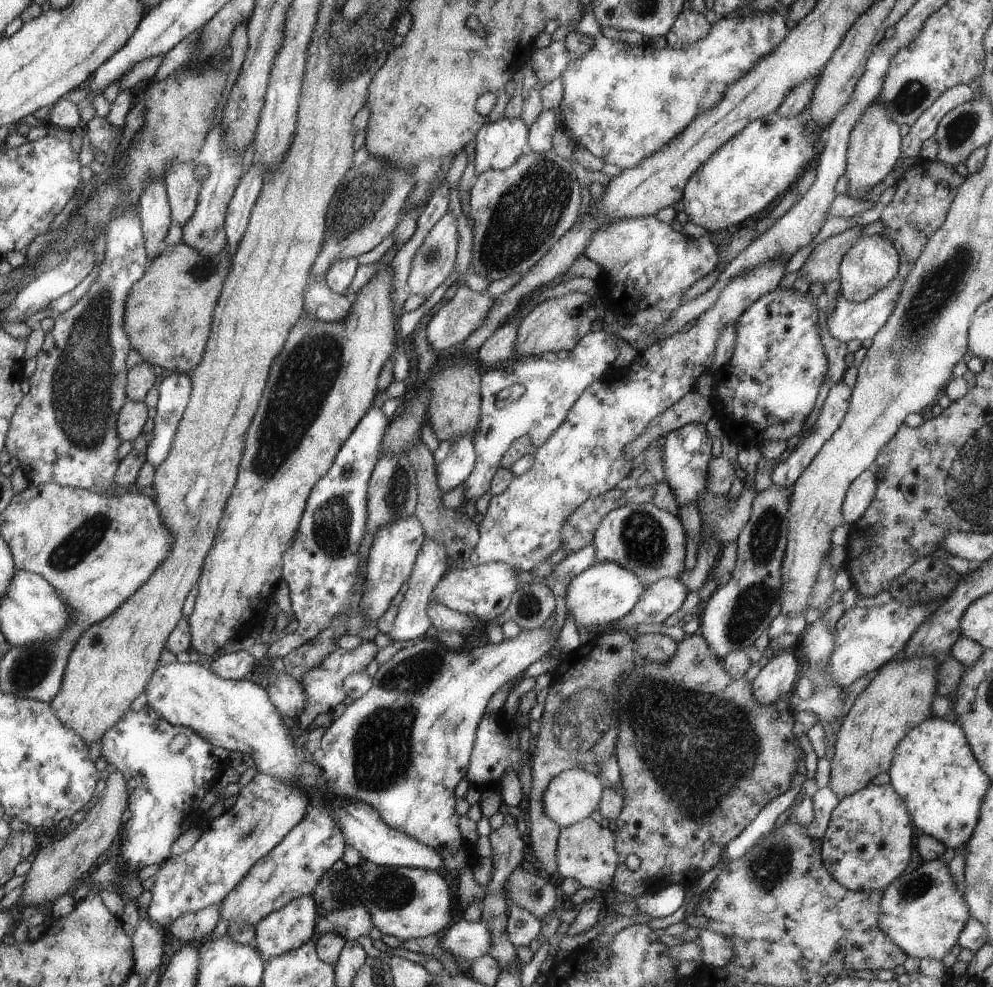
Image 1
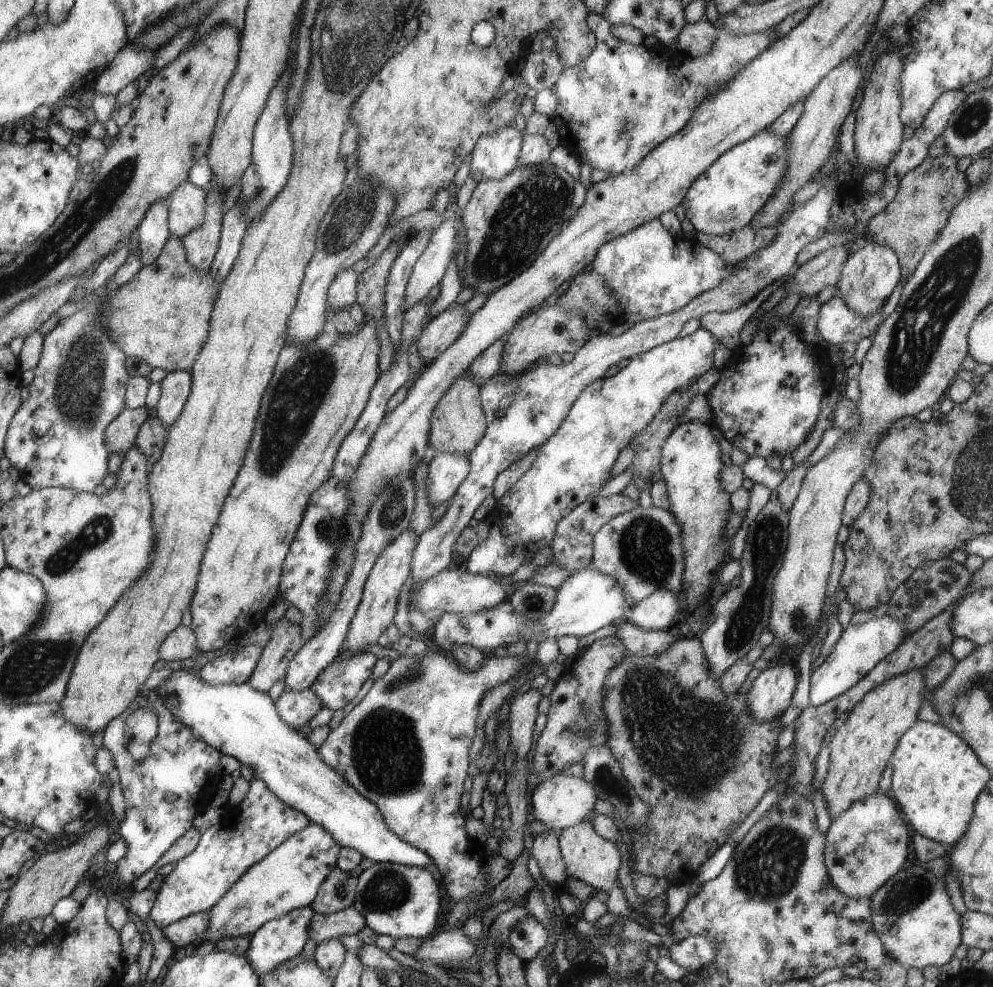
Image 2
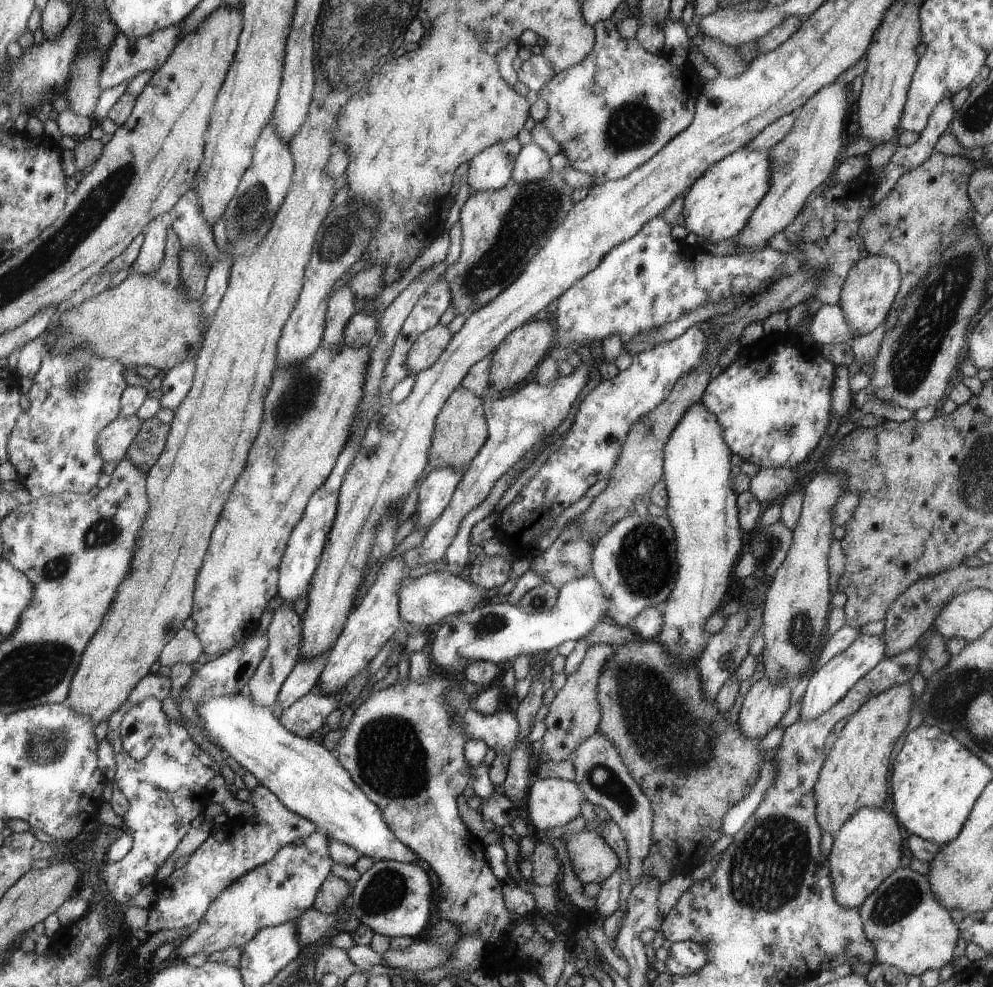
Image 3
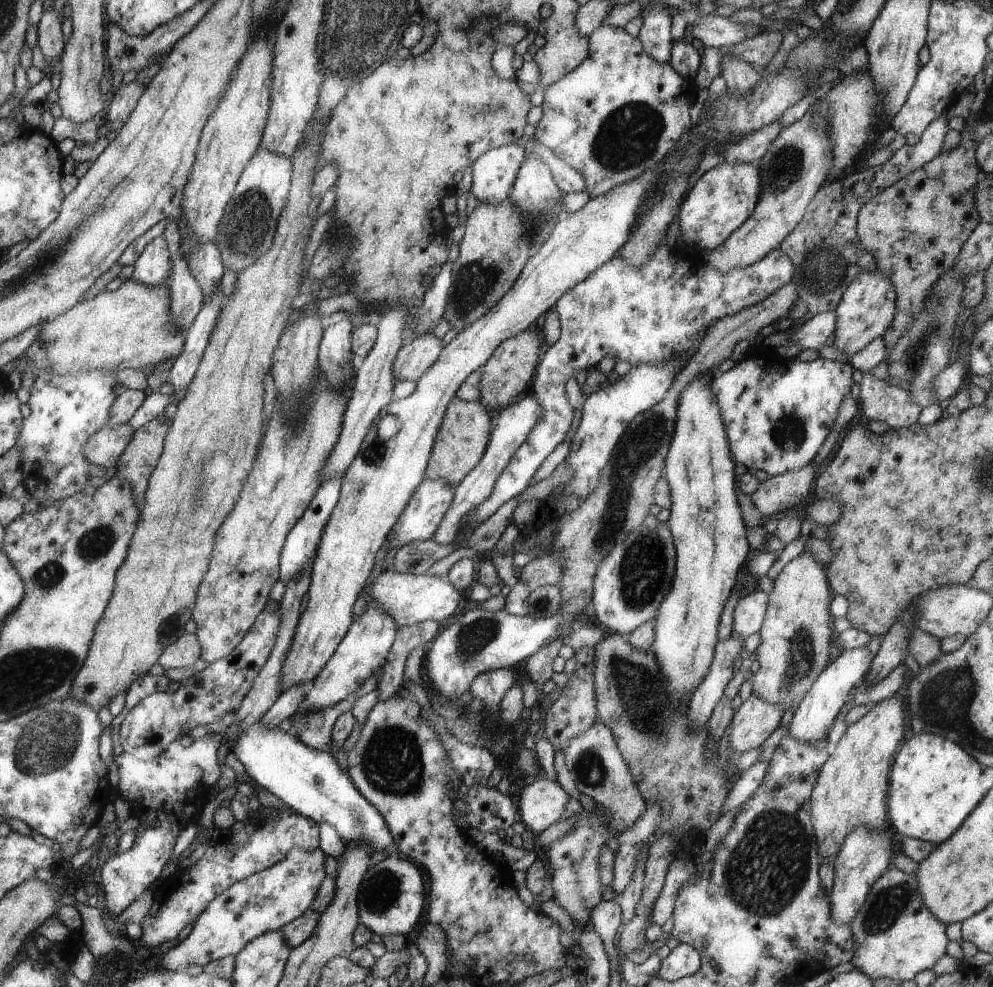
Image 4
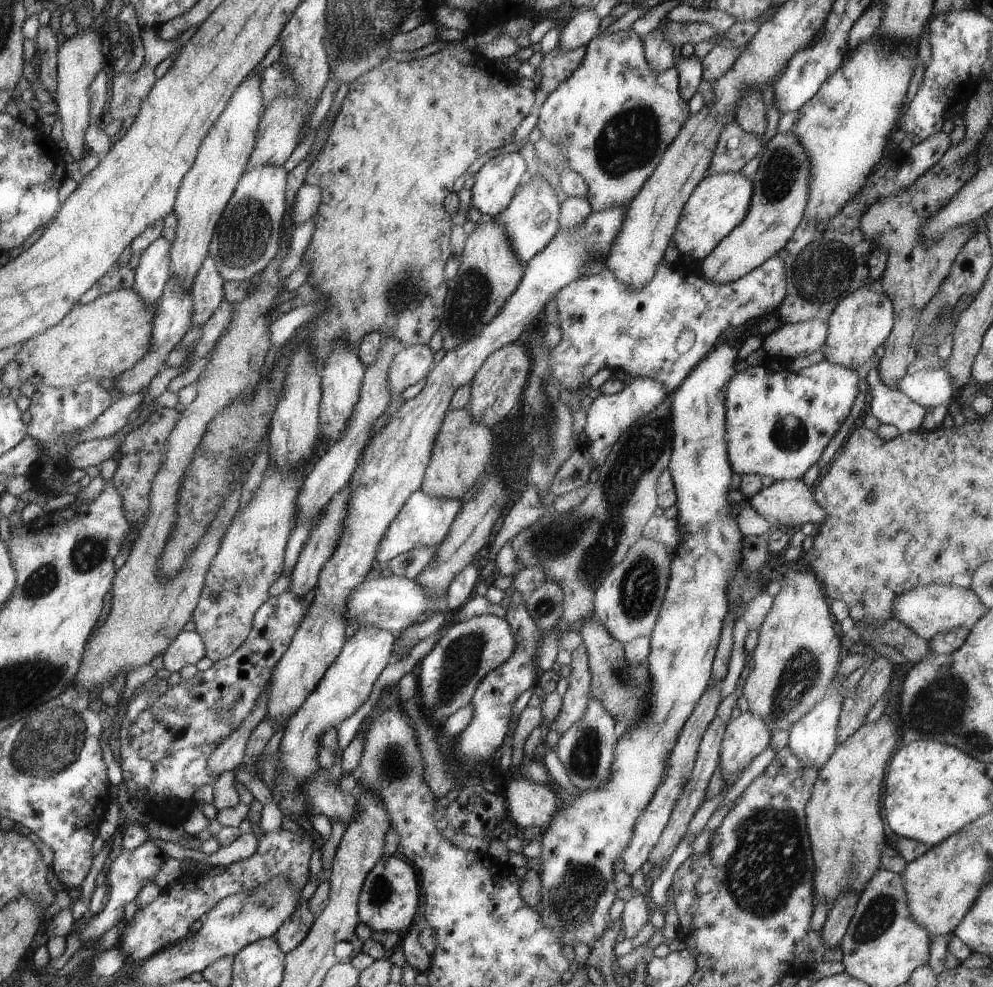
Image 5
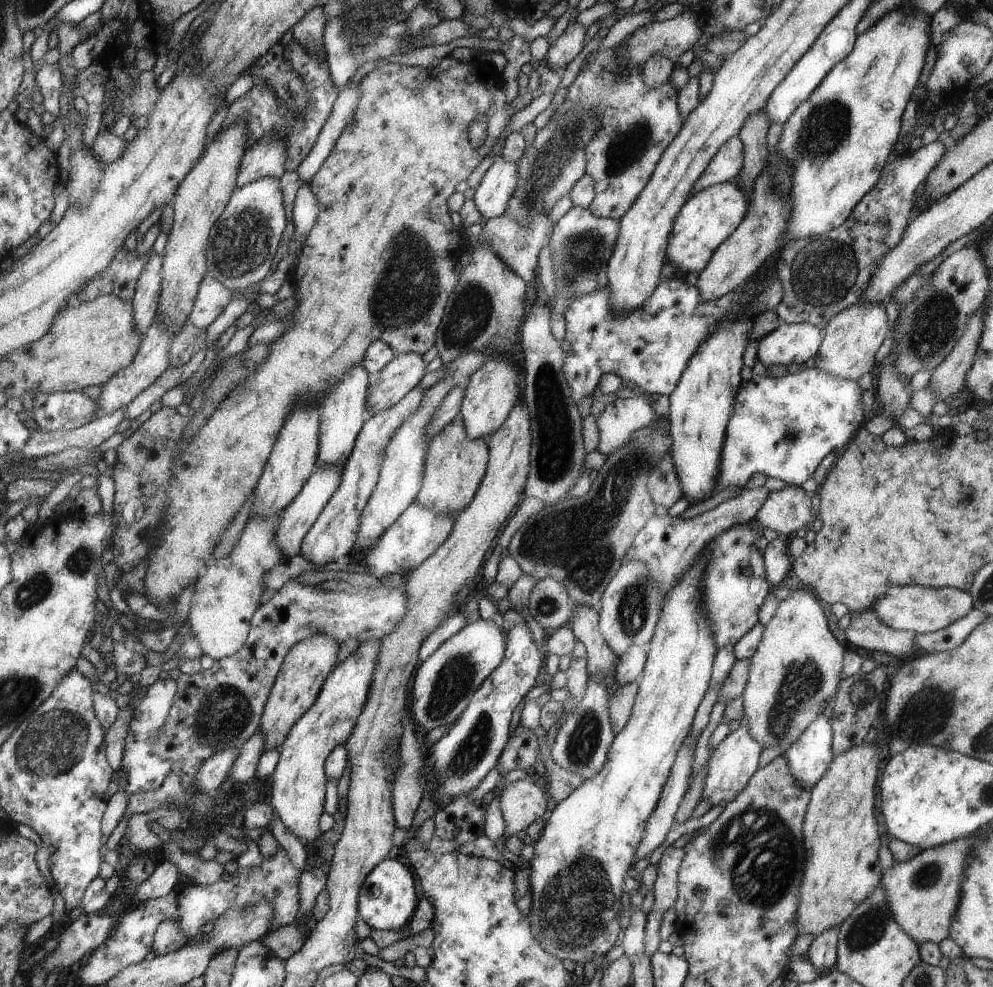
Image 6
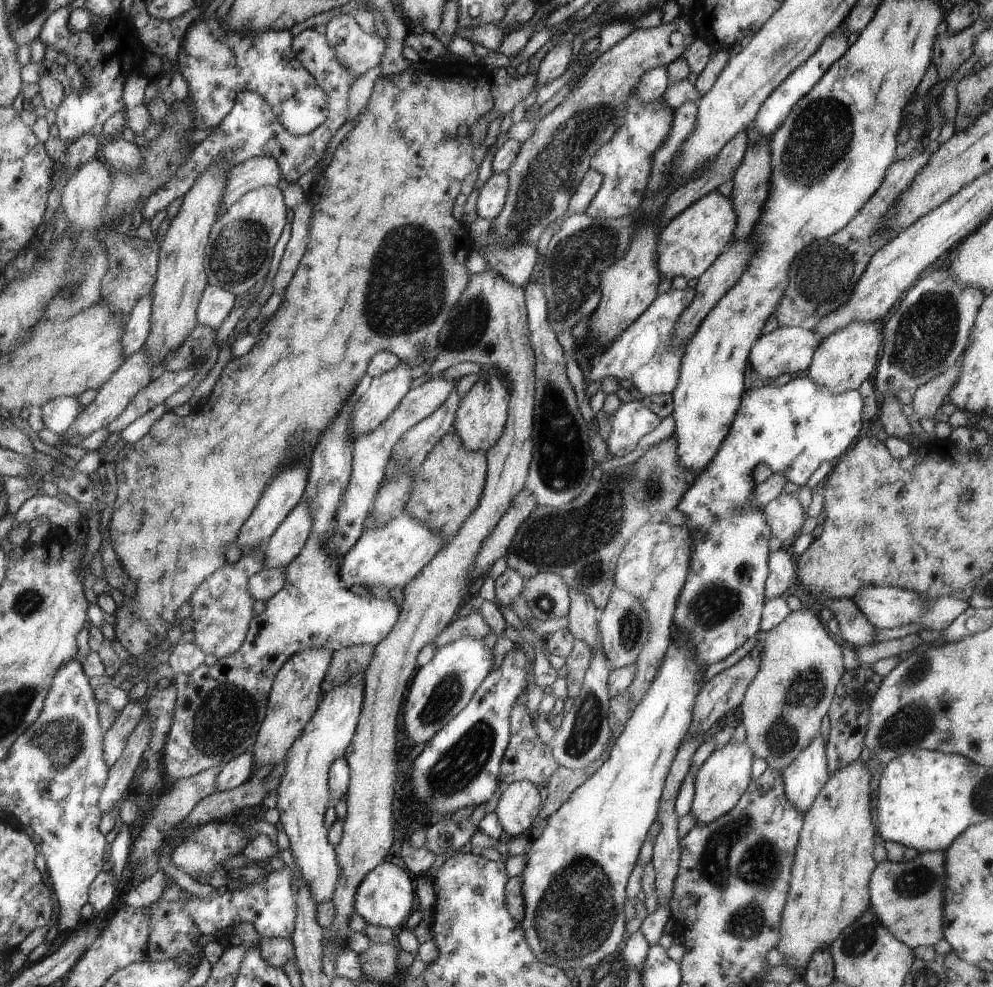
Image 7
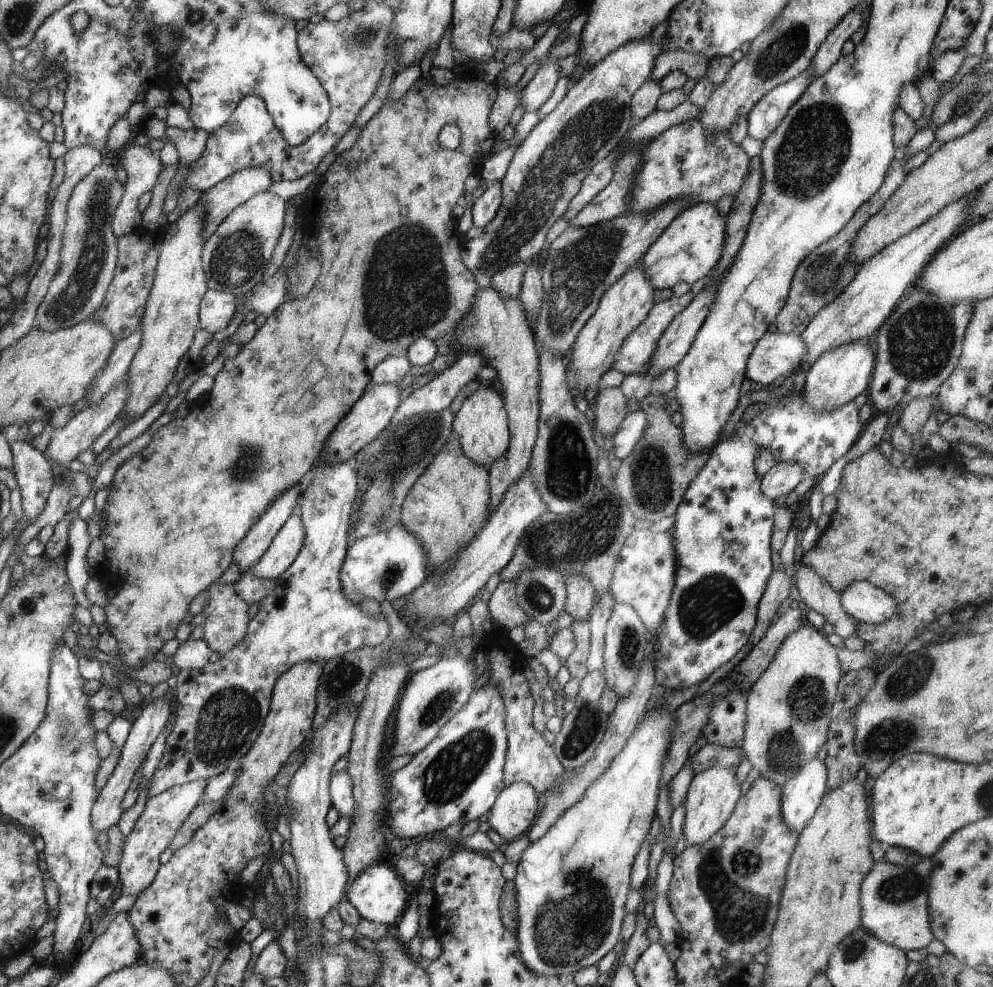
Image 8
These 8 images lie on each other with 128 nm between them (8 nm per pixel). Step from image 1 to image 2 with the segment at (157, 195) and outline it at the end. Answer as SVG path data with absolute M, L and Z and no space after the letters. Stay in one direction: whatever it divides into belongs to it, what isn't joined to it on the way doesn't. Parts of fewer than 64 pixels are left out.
M158 200L152 204L136 228L138 238L138 250L141 252L141 261L148 266L160 256L163 246L171 234L167 225L169 207L165 200Z

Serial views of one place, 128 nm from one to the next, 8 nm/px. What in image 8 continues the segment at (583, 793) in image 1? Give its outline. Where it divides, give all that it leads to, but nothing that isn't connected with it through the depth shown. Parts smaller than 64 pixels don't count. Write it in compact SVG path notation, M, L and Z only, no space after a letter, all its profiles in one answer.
M522 781L505 785L490 811L488 826L507 841L526 835L540 808L536 791L533 785Z

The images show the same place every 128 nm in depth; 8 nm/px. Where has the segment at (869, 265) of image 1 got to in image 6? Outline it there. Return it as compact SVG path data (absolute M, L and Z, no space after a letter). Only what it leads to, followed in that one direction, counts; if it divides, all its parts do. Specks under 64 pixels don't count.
M858 301L834 316L828 326L823 328L824 342L814 356L816 368L846 380L858 380L862 374L868 374L874 368L874 354L888 338L888 334L891 334L884 303L870 304L870 302Z

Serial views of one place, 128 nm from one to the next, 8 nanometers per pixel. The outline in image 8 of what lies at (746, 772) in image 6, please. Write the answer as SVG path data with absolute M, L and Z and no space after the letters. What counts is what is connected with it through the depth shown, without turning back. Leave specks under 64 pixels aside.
M708 765L700 774L695 774L691 780L684 804L683 835L686 846L706 844L717 832L729 822L732 810L736 810L737 802L741 799L742 788L736 780L736 770L721 765Z

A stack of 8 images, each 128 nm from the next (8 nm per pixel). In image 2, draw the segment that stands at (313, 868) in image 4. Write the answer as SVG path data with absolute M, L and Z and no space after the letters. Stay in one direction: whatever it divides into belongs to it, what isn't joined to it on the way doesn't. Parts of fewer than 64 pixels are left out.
M310 823L310 826L296 835L290 836L276 850L270 852L260 863L250 867L229 891L217 900L208 911L208 932L202 942L194 942L190 950L205 942L216 944L225 938L240 939L251 937L256 931L271 920L286 916L297 908L306 908L317 898L321 887L334 868L340 844L336 844L333 833L322 828L322 825Z

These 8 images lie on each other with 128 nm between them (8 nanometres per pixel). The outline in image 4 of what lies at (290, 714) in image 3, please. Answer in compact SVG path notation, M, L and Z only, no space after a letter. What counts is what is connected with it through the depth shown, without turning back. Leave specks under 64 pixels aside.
M379 670L370 676L370 680L366 680L362 684L360 690L356 690L348 699L343 700L332 708L298 712L294 718L291 718L292 733L309 745L310 748L318 749L318 752L326 751L328 753L336 720L344 712L352 712L352 708L357 700L377 688L376 678L378 678L378 674L380 674Z

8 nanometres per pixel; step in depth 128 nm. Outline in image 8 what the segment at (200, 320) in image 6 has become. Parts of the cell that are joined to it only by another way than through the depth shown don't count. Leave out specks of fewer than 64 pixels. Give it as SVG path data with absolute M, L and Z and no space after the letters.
M208 289L201 300L201 327L210 334L226 330L236 314L236 298L232 293Z

